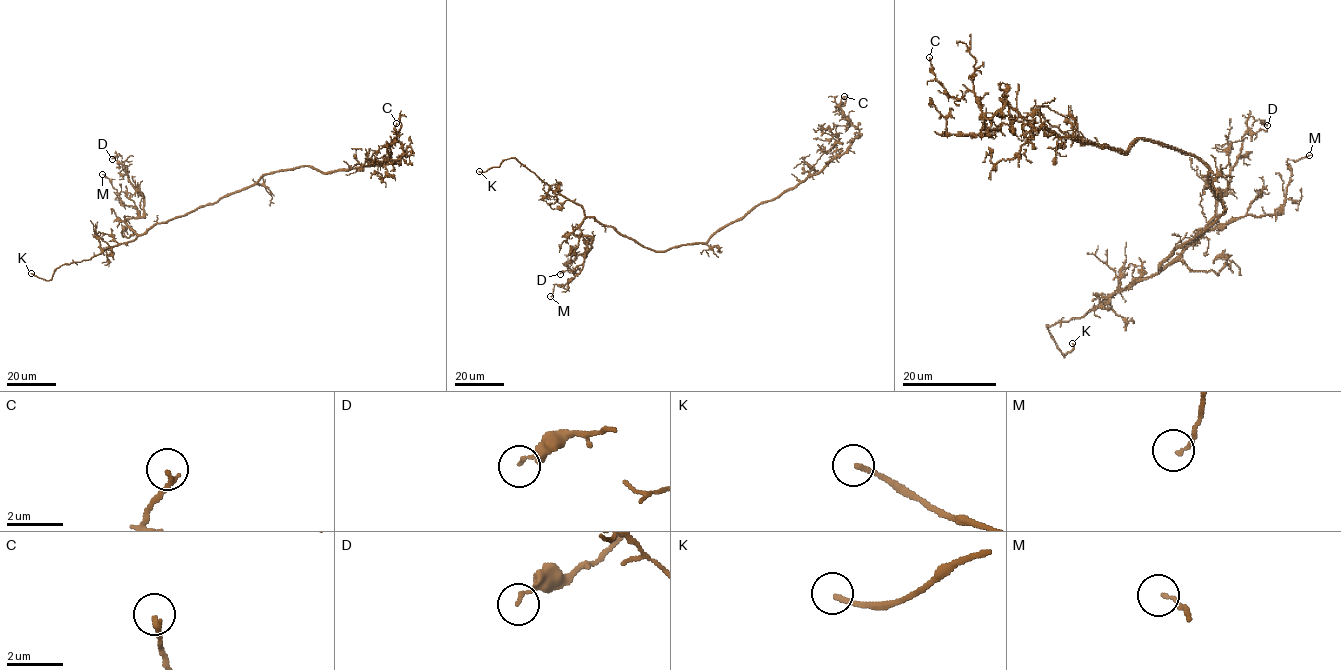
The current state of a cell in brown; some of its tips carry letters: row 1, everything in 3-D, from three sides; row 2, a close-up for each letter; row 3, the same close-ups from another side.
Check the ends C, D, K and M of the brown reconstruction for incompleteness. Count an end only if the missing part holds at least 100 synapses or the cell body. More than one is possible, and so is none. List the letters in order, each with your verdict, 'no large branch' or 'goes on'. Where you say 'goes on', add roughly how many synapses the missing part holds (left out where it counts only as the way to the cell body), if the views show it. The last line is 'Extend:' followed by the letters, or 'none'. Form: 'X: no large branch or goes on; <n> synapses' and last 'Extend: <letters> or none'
C: no large branch
D: no large branch
K: goes on
M: no large branch
Extend: K

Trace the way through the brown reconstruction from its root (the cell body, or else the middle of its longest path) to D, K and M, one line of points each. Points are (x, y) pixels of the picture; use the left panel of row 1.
D: (250, 187), (136, 234), (126, 221), (143, 216), (144, 198), (117, 161), (117, 154), (120, 155), (112, 159)
K: (250, 187), (153, 225), (133, 240), (105, 248), (88, 260), (63, 264), (49, 280), (31, 273)
M: (250, 187), (136, 234), (126, 222), (139, 216), (136, 207), (125, 206), (111, 181), (102, 174)

